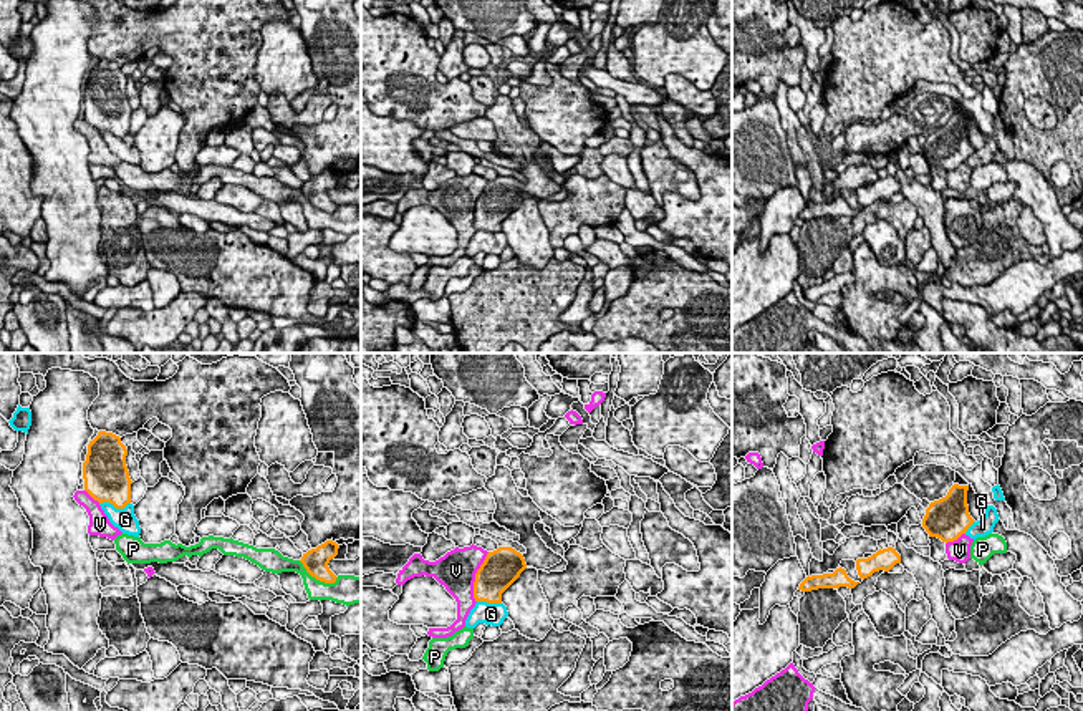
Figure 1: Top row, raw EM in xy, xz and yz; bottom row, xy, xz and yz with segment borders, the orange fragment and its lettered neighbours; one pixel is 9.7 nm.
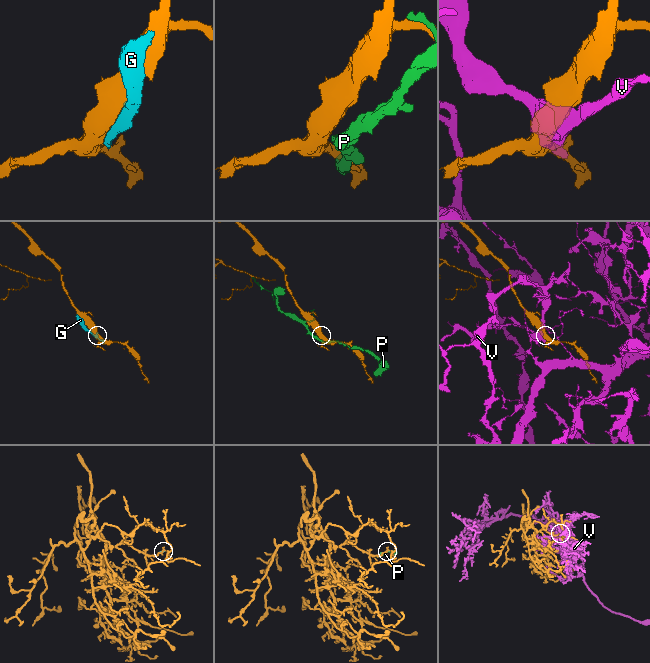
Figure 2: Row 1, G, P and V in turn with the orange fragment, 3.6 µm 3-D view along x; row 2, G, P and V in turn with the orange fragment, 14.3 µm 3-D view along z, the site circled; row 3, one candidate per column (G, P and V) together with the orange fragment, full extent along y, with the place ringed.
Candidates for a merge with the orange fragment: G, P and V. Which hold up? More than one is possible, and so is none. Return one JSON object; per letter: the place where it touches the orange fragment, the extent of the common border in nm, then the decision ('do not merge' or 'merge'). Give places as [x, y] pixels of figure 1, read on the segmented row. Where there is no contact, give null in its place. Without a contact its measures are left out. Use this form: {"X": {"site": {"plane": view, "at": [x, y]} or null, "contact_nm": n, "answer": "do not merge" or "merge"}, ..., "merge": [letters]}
{"G": {"site": {"plane": "xy", "at": [115, 506]}, "contact_nm": 300, "answer": "do not merge"}, "P": {"site": {"plane": "xy", "at": [318, 579]}, "contact_nm": 440, "answer": "do not merge"}, "V": {"site": {"plane": "xz", "at": [476, 577]}, "contact_nm": 500, "answer": "do not merge"}, "merge": []}

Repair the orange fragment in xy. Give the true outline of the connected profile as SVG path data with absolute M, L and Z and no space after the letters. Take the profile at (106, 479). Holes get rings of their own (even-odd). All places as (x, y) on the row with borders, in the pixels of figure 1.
M99 431L89 441L83 462L84 491L99 504L109 502L116 509L131 504L131 477L126 466L128 449L121 438Z

